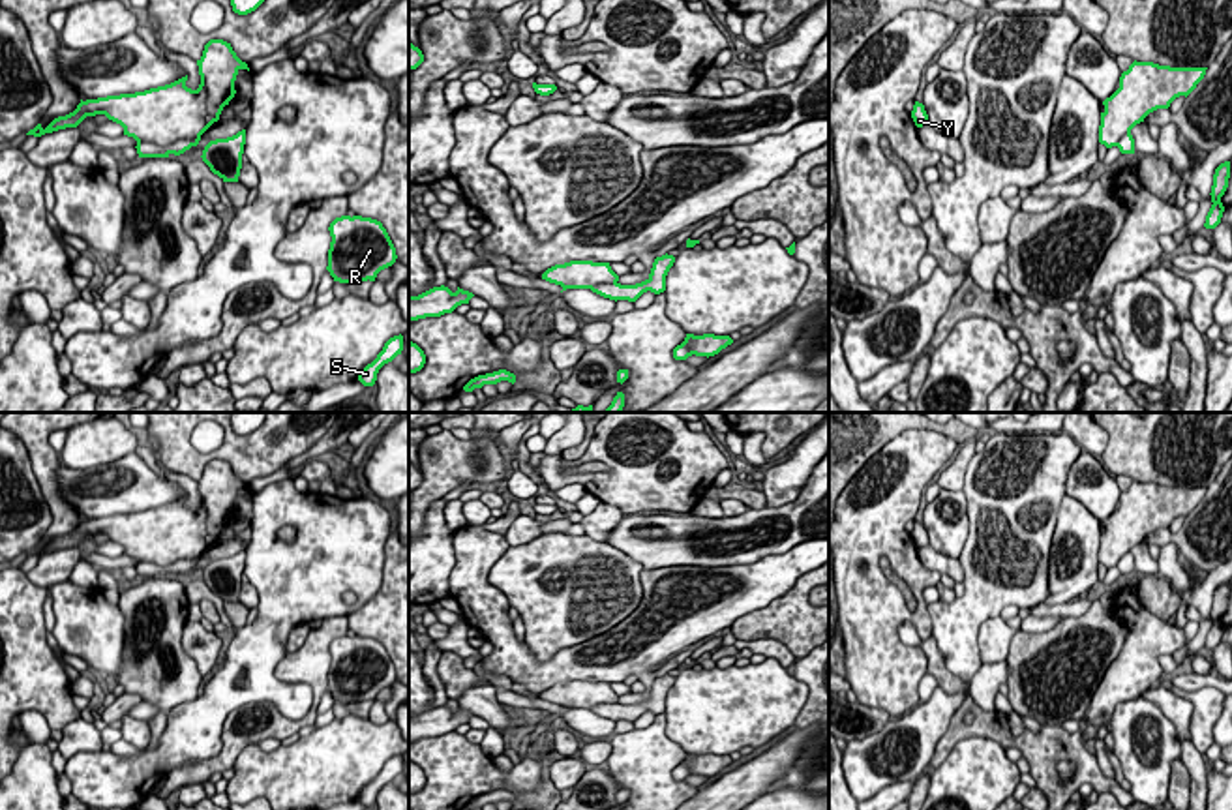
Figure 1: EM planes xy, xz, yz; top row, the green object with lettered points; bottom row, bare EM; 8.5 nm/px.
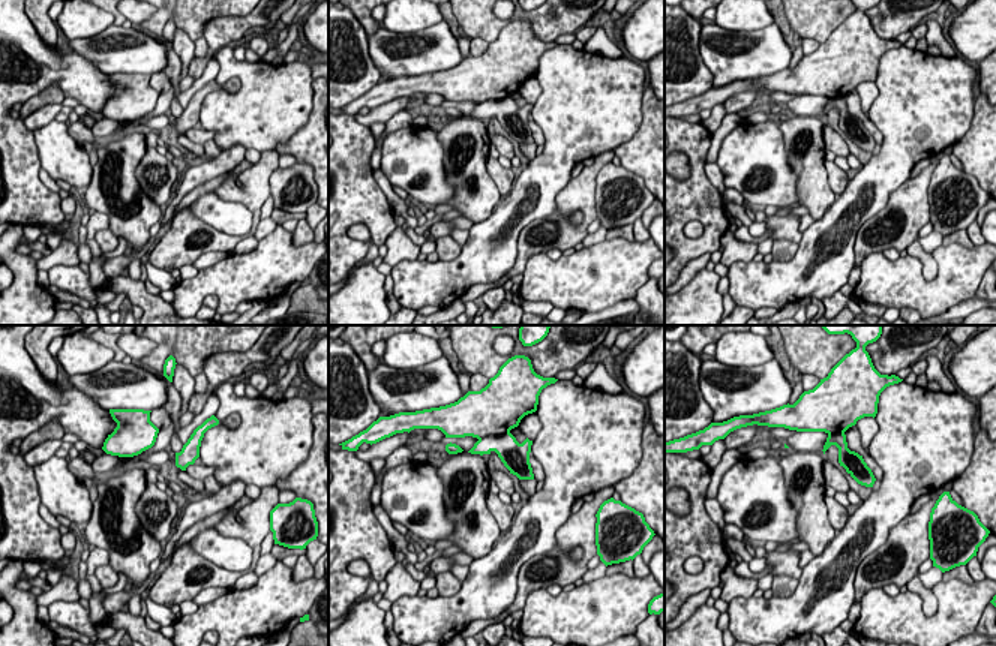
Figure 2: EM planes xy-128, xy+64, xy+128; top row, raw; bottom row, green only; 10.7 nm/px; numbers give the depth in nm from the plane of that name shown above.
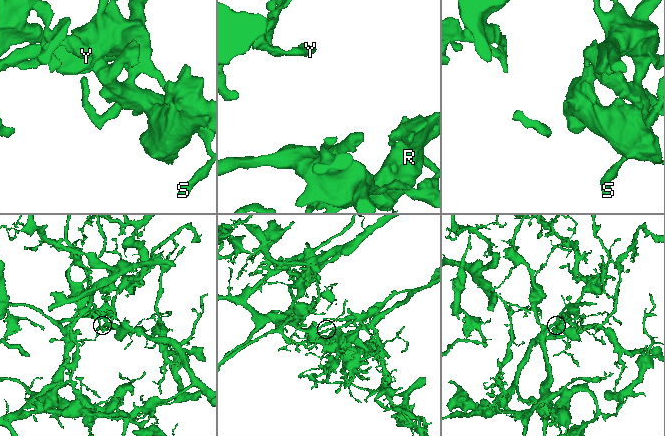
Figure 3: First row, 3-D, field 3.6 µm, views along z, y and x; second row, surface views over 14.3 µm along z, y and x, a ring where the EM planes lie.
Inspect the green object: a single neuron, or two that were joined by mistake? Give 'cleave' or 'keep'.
cleave

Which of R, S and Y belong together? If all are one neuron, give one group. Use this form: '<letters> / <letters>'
R / S Y

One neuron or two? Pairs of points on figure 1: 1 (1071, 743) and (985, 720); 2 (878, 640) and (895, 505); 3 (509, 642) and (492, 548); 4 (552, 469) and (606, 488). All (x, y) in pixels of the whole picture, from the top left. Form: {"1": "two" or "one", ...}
{"1": "one", "2": "one", "3": "one", "4": "one"}

